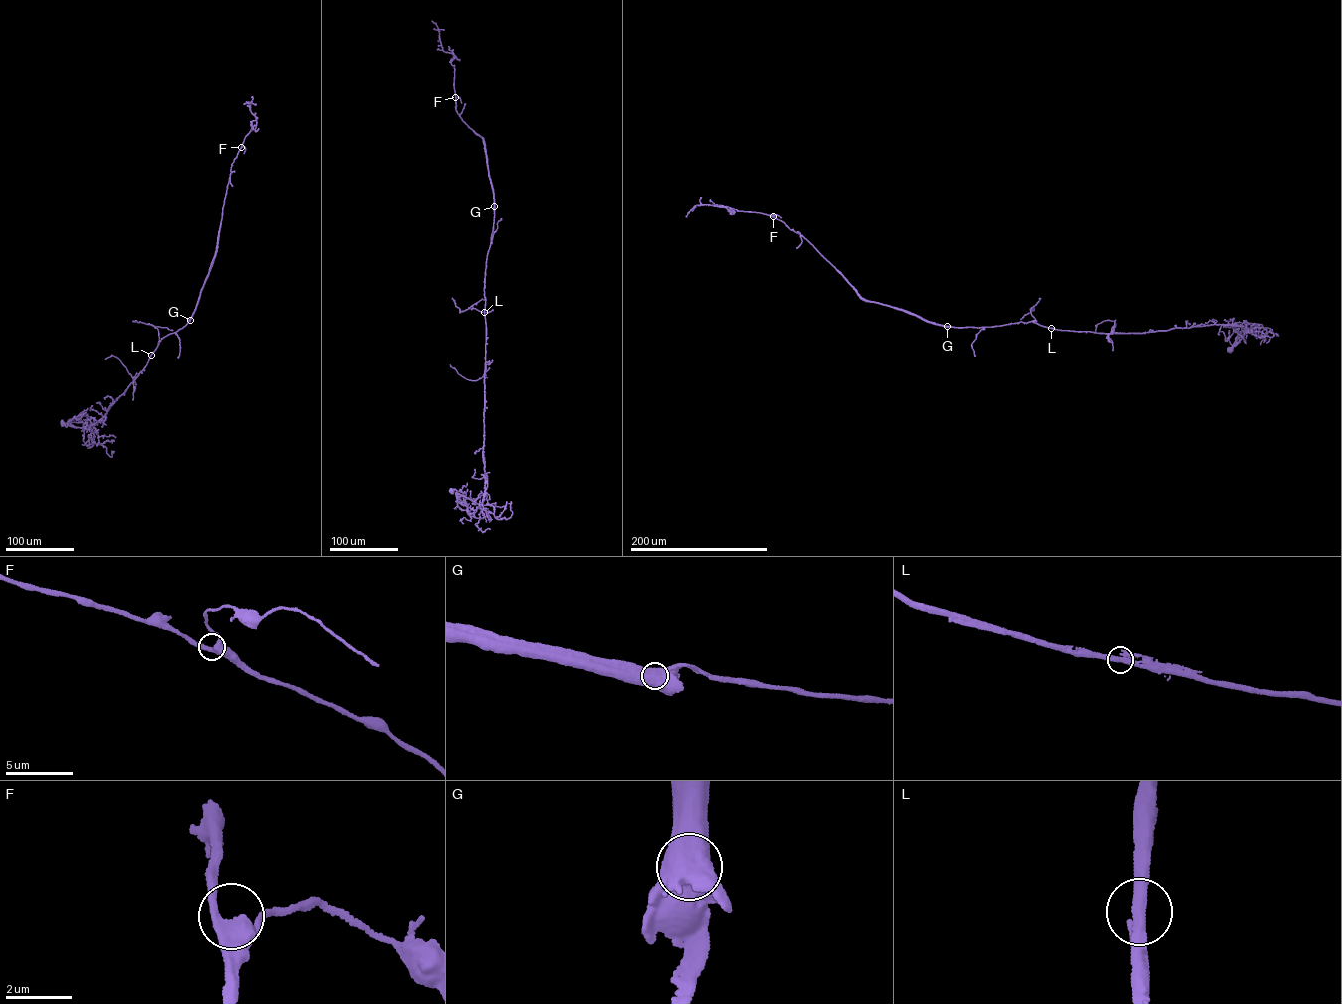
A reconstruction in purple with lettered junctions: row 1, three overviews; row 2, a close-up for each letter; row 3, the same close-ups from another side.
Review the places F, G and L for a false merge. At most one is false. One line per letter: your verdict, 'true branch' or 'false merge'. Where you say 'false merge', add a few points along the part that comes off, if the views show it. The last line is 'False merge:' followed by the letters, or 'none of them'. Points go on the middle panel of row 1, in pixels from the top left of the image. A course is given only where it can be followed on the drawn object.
F: true branch
G: false merge; foreign part runs (494, 206), (484, 141), (473, 131)
L: true branch
False merge: G

